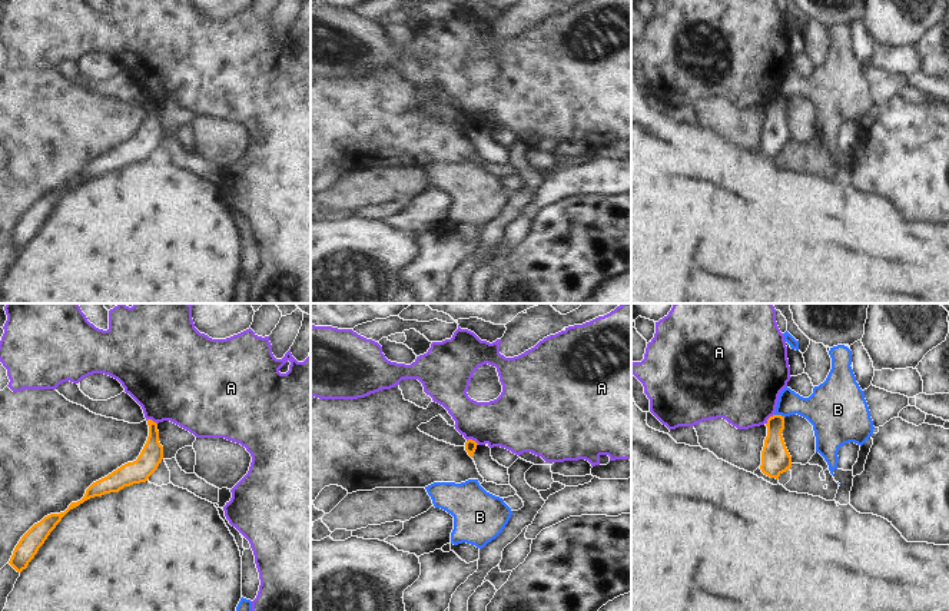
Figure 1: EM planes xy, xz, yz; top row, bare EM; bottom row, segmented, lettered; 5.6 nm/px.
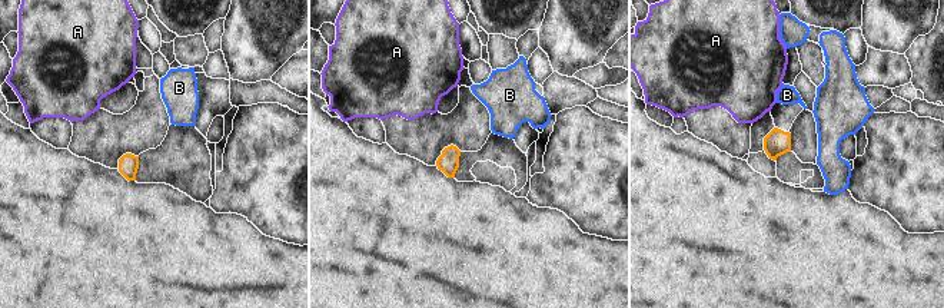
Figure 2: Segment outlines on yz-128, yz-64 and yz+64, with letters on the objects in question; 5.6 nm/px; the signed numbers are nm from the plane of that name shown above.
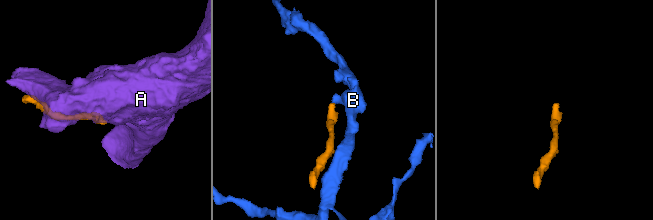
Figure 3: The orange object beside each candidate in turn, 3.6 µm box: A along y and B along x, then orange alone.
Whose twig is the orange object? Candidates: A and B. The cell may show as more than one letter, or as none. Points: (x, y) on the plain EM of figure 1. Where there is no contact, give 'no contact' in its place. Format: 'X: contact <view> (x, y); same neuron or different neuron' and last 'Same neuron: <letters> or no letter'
A: contact xz (471, 119); different neuron
B: contact yz (780, 95); different neuron
Same neuron: no letter

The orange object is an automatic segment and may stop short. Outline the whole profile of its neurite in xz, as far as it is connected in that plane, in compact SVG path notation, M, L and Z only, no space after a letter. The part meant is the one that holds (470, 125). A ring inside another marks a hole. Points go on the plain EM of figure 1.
M468 119L465 122L465 130L474 139L477 149L484 160L494 162L497 165L510 163L508 147L492 139L490 126L478 124L475 120Z

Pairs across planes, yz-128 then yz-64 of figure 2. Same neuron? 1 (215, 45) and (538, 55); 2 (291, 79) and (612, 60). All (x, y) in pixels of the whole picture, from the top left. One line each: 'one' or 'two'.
1: two
2: two

